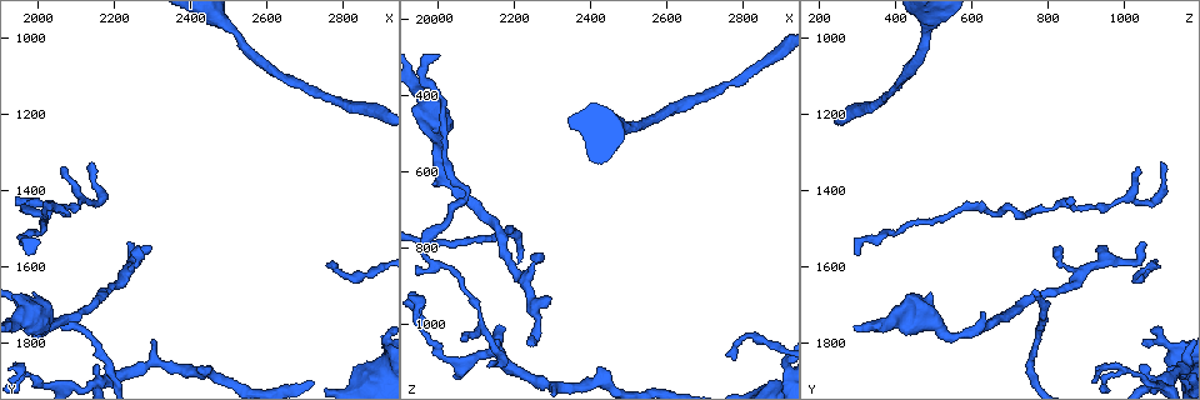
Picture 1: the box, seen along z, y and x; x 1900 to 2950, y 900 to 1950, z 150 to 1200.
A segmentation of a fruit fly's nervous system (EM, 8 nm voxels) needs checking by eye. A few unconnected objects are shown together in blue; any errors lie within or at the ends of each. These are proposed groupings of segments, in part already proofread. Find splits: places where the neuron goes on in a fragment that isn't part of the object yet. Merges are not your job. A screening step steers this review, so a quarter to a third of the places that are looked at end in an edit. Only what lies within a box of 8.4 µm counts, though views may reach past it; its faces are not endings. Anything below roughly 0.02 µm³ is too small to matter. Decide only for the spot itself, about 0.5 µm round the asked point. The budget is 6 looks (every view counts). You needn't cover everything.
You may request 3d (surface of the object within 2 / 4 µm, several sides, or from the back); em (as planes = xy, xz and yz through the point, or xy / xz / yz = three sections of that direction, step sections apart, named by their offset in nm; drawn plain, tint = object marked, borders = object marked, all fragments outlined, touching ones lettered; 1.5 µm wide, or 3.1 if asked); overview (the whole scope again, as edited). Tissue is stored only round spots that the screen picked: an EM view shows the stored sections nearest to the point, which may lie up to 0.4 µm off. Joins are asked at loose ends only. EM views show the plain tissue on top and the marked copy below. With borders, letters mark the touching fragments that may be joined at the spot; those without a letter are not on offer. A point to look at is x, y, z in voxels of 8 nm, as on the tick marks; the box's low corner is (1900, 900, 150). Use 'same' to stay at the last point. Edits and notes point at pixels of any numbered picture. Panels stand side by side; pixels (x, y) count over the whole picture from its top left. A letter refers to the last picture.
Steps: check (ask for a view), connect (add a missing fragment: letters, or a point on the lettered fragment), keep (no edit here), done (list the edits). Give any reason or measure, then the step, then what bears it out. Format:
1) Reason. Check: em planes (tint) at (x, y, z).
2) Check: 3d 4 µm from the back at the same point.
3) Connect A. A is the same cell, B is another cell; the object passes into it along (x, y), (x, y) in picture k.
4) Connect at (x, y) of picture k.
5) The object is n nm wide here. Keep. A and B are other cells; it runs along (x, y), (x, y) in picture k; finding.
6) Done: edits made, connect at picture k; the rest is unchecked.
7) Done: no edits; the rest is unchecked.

Check: em planes (tint) at (2255, 1540, 1065).

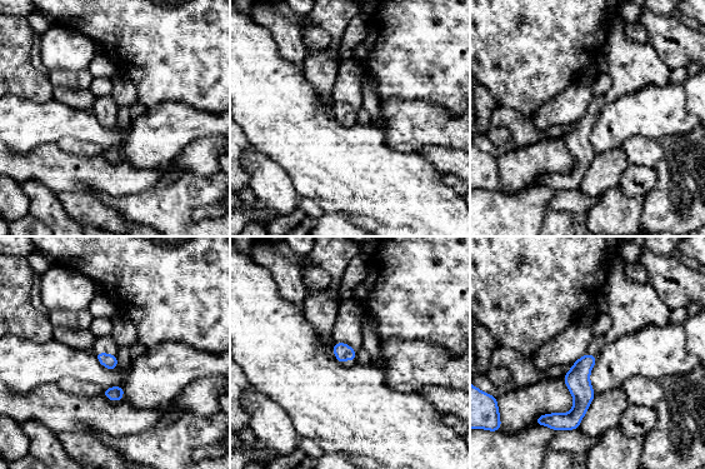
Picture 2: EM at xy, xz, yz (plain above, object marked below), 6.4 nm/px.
What lies round it. Check: em planes (borders) at the same point.

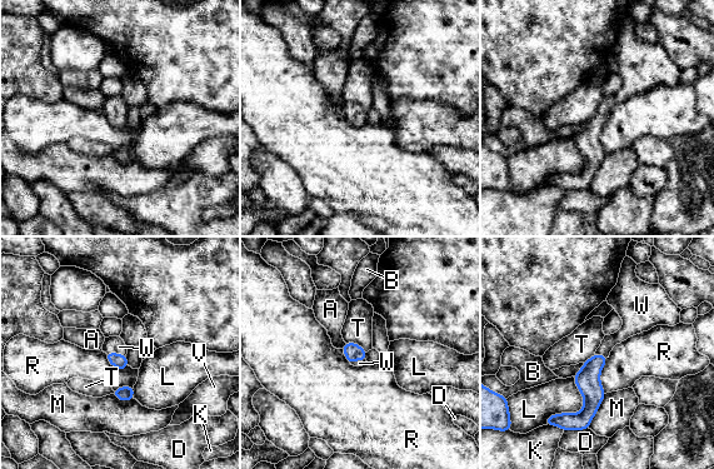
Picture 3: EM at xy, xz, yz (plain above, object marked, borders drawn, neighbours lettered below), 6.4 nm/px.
Connect W. W is the same cell, A, B, D, K, L, M, R, T and V are other cells; the neuron continues.

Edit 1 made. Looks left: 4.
Redraw. Check: overview.

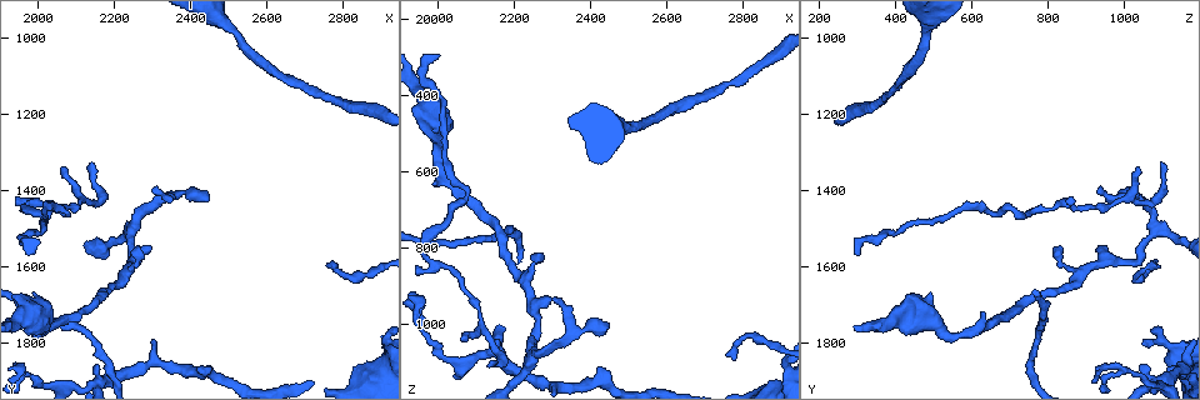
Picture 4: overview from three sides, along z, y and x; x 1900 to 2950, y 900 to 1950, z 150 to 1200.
Thin end. Check: em yz step 4 (borders) at (2140, 1330, 1110).

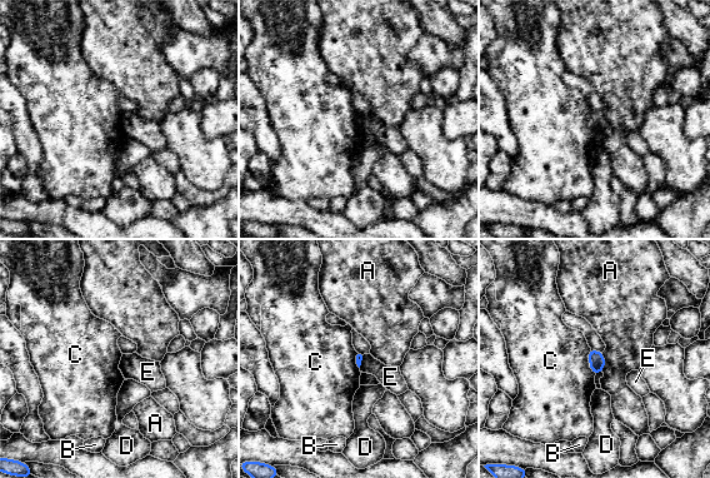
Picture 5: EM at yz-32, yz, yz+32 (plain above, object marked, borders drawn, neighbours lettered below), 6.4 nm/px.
Keep. A, B, C, D and E are other cells; a border runs along (601, 353), (605, 361), (603, 371) in picture 5; no lettered fragment goes on from it.

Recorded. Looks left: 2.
Done: edits made, connect at picture 3; the rest is unchecked.

